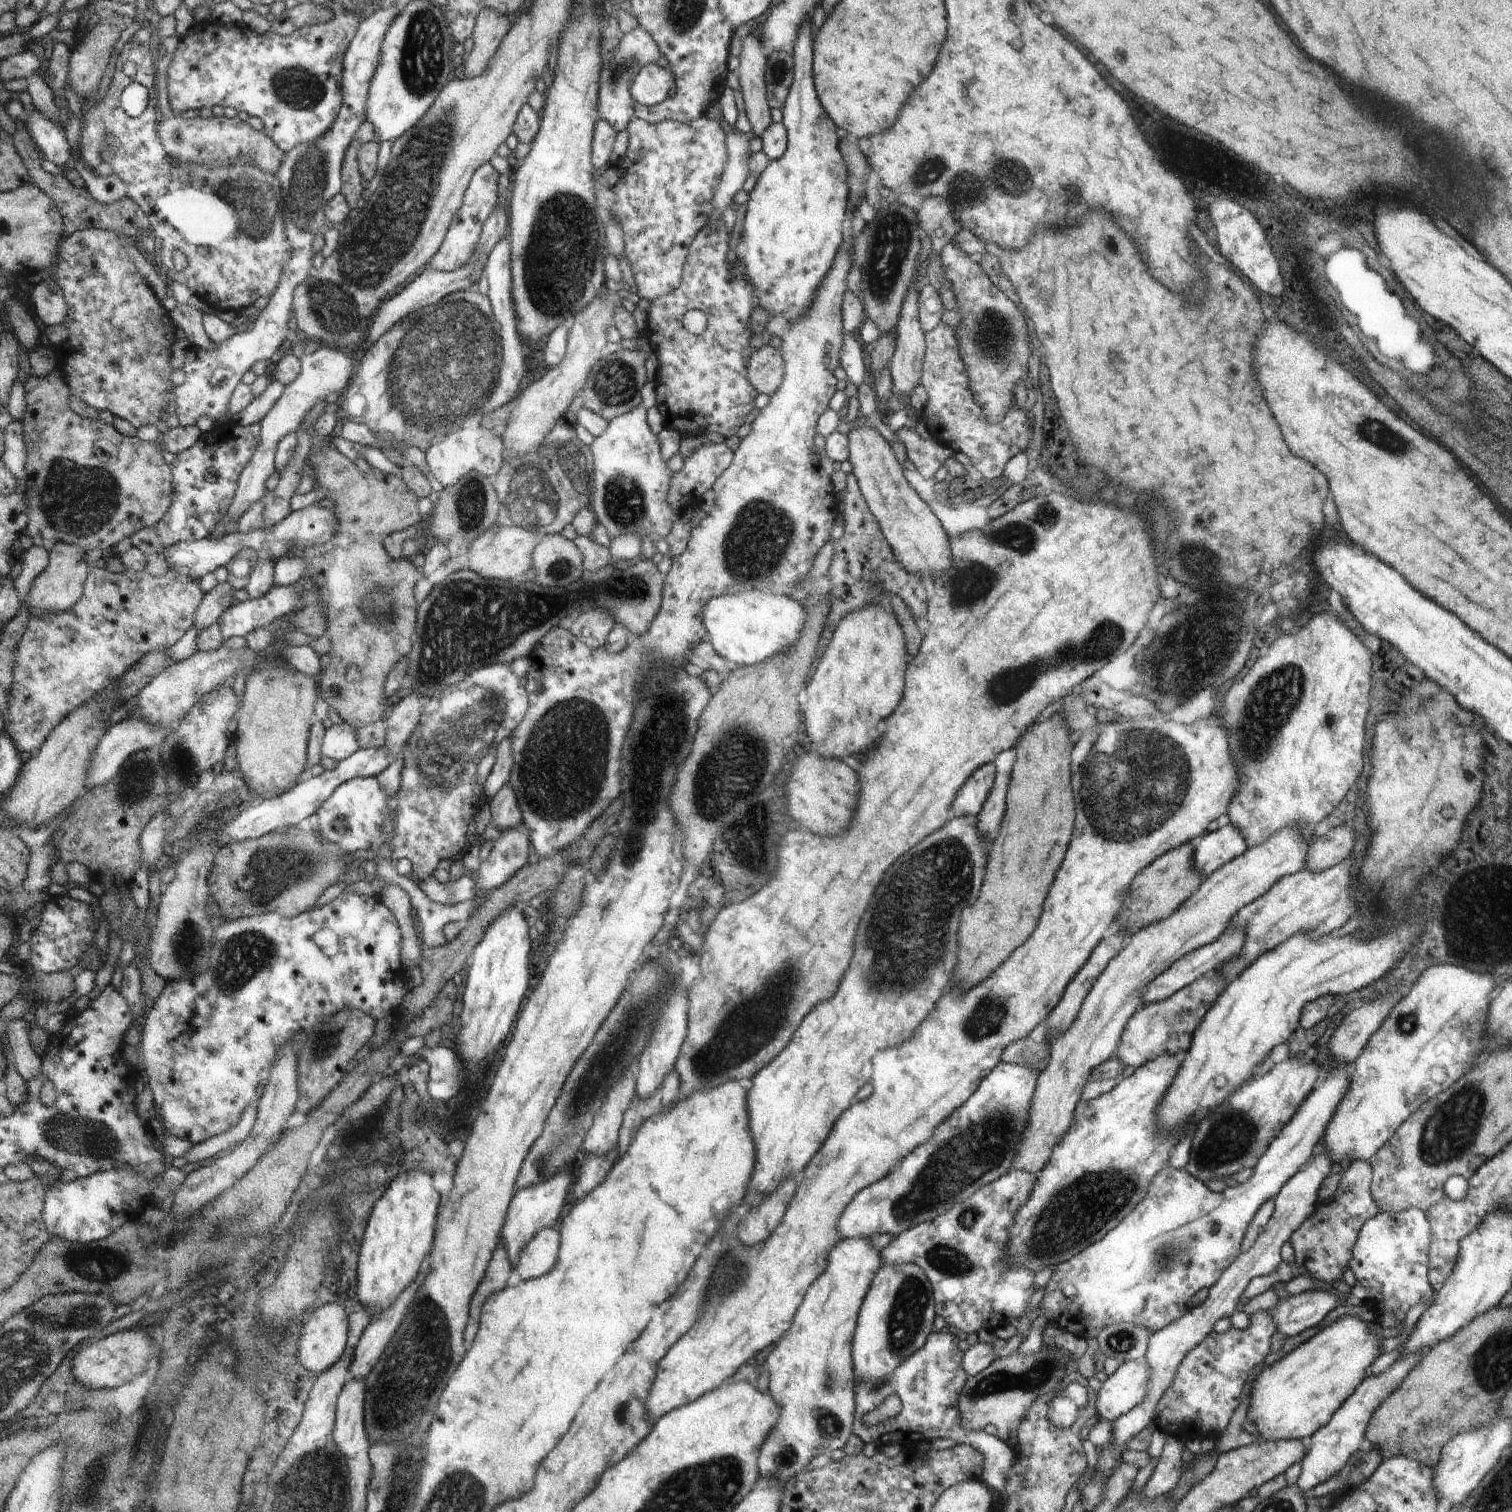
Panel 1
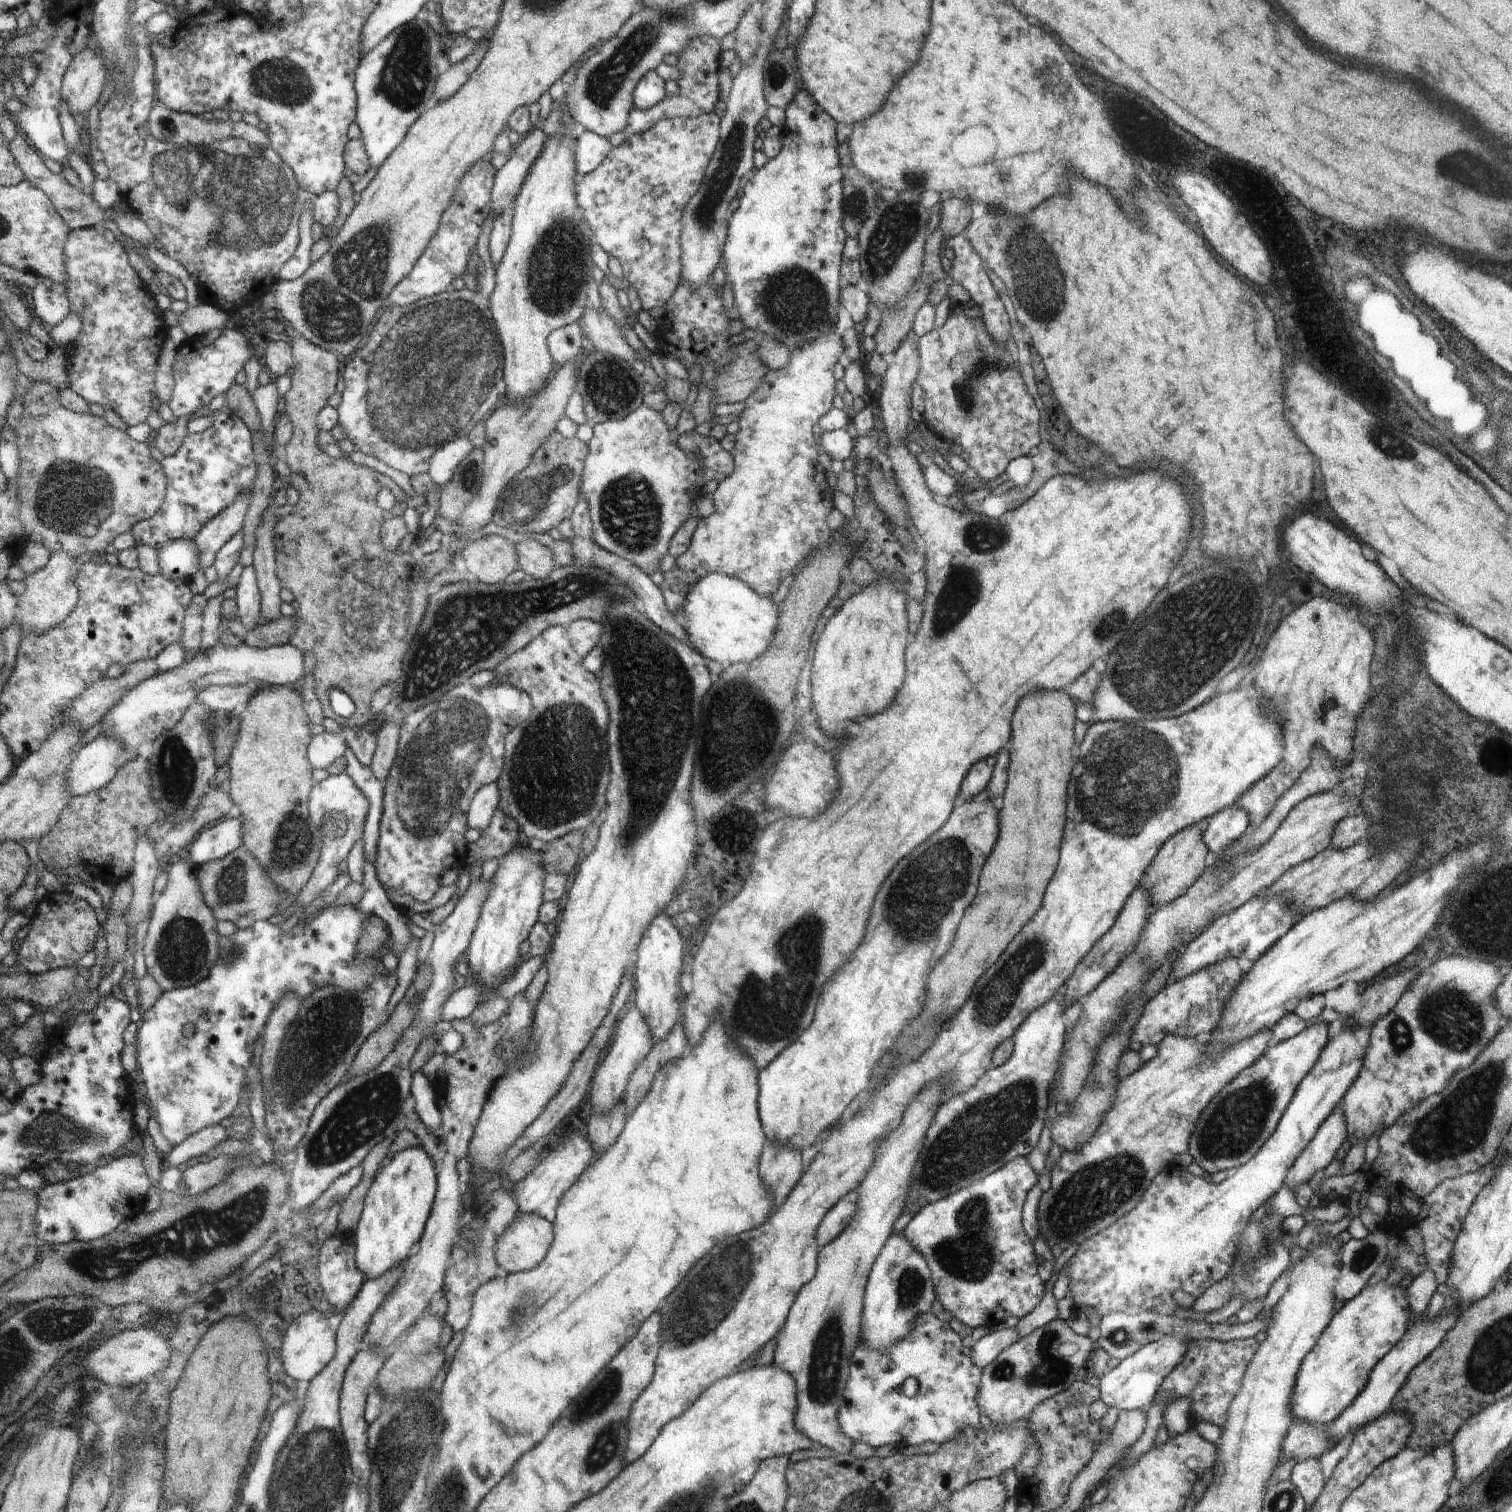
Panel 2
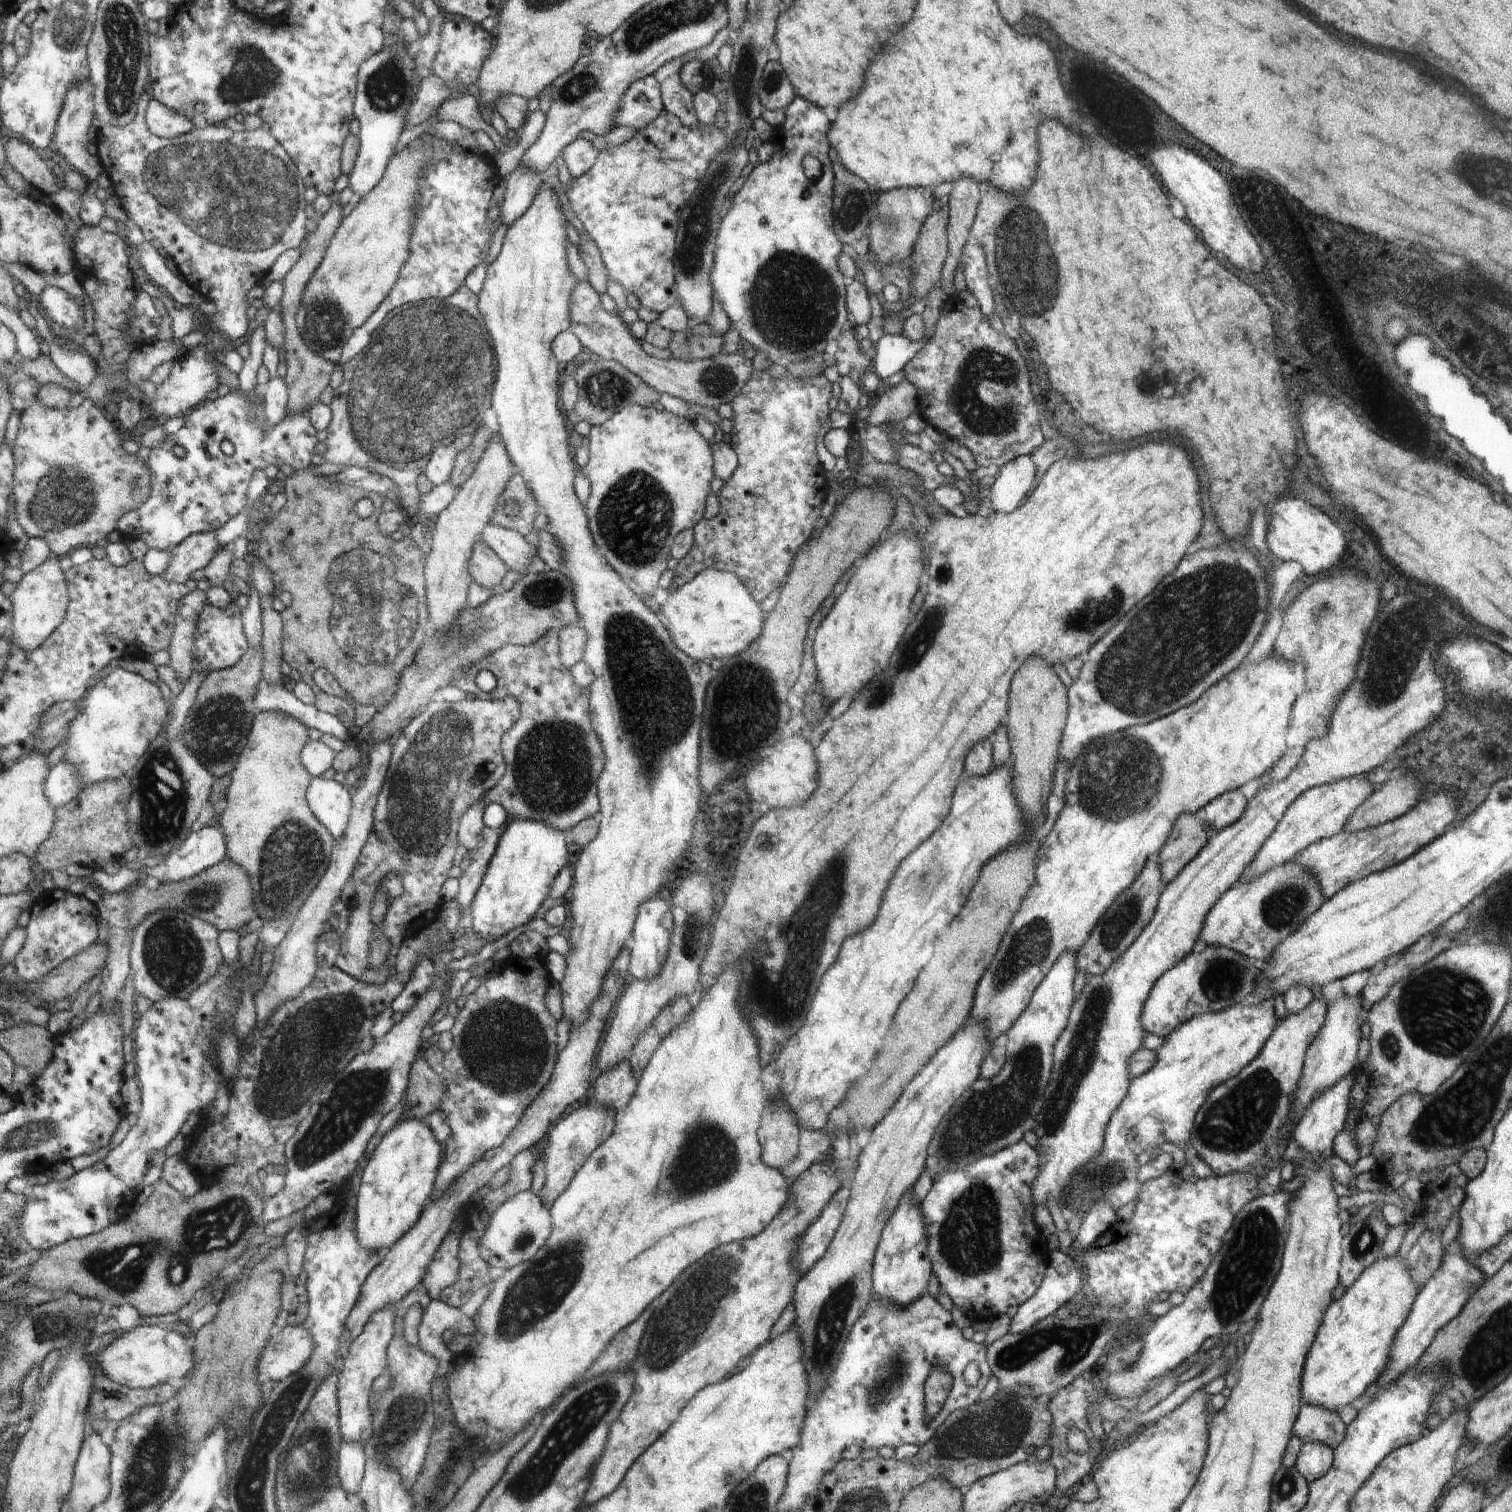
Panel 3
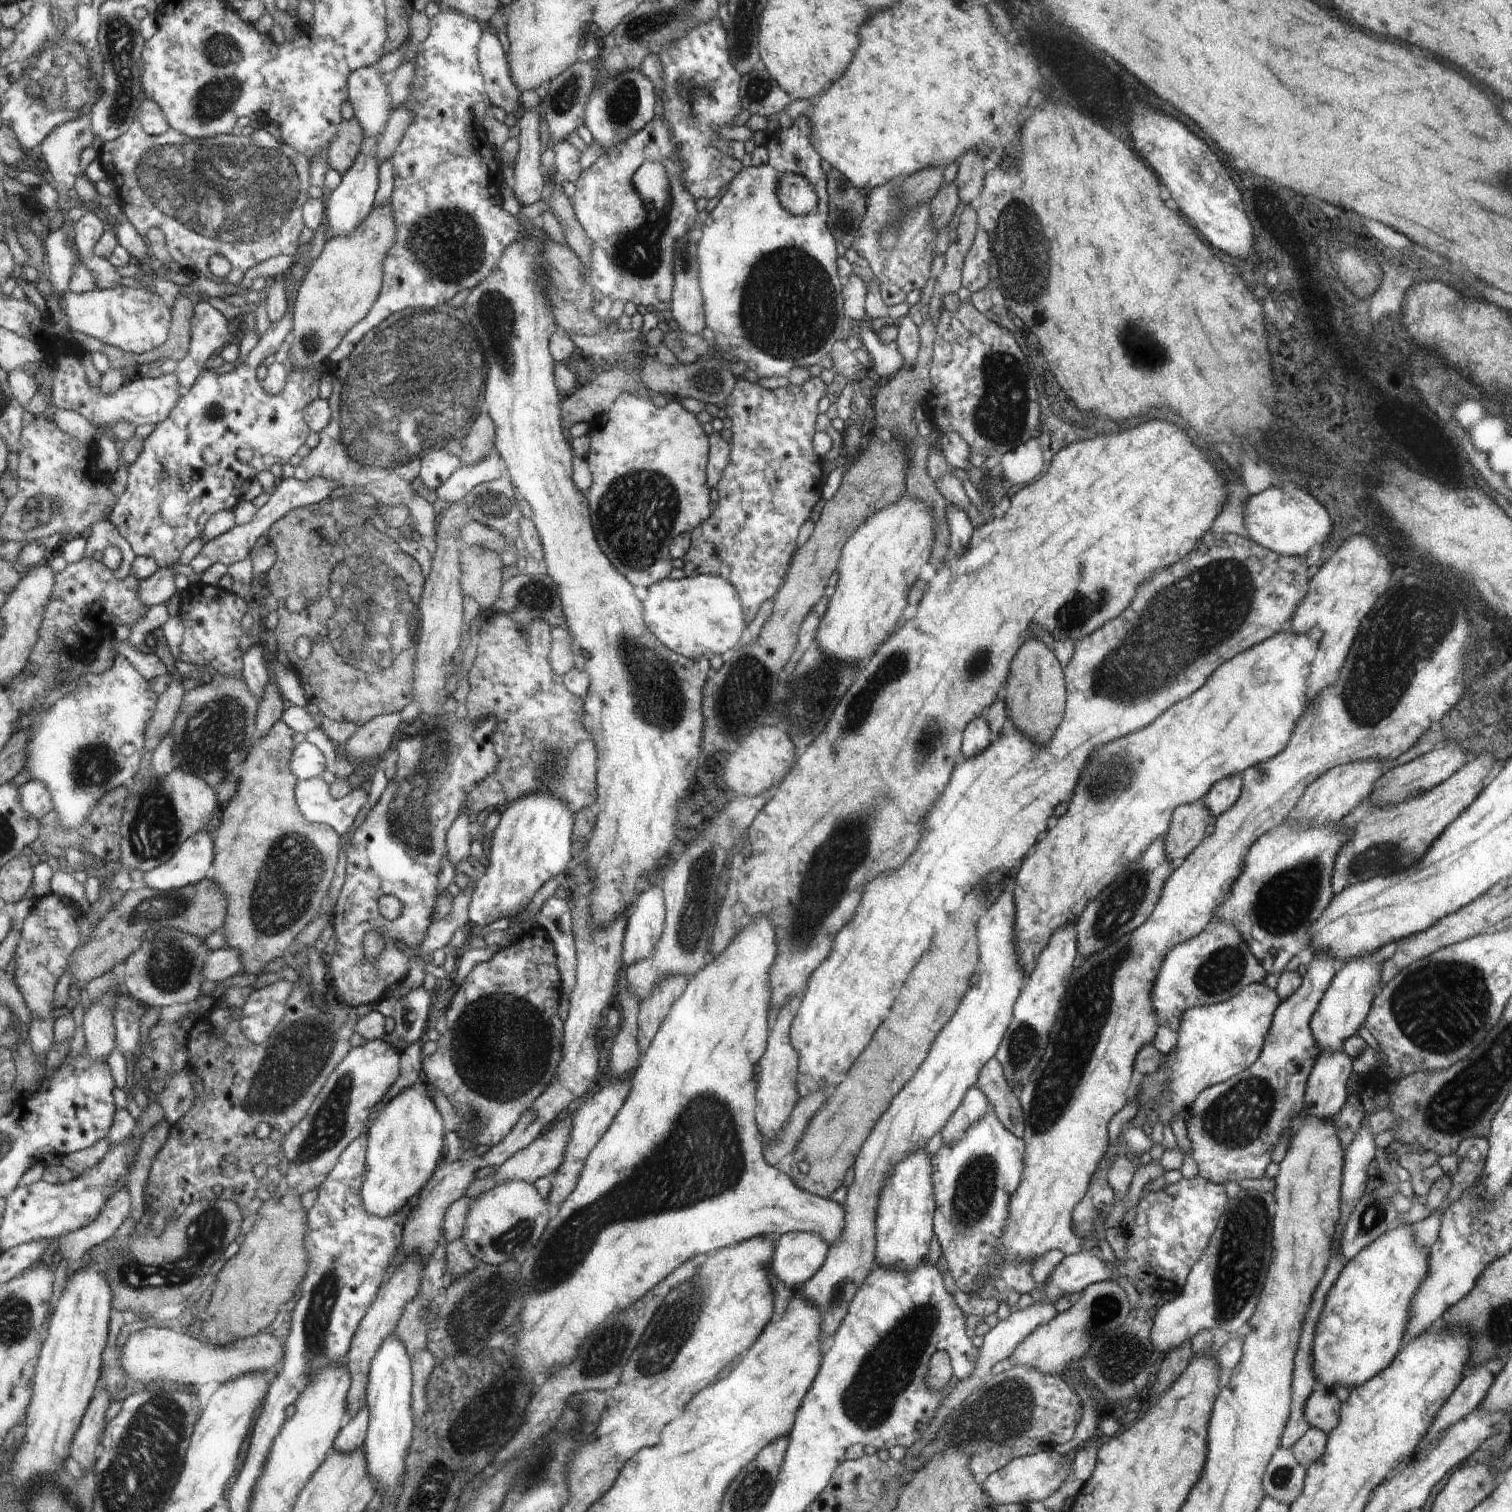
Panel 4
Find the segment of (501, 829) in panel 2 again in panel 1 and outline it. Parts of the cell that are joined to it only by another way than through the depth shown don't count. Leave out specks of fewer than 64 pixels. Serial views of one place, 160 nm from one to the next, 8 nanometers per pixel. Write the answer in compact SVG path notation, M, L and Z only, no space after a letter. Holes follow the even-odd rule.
M504 785L494 795L490 808L492 822L496 823L502 831L520 826L522 813L515 790L510 785Z

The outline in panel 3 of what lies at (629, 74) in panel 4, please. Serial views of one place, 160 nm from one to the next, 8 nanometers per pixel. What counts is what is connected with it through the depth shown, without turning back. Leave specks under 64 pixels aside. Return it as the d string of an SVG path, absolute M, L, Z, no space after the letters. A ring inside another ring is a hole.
M652 75L640 78L626 90L618 102L618 110L614 112L613 128L632 128L635 131L646 129L646 126L661 114L660 110L662 110L662 100L658 82Z

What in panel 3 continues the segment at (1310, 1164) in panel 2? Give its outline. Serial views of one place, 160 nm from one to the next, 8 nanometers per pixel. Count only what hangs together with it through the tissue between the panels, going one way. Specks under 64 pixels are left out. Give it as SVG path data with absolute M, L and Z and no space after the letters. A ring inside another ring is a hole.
M1345 1076L1338 1081L1330 1090L1327 1090L1320 1099L1314 1099L1301 1119L1295 1124L1295 1130L1292 1132L1293 1140L1306 1154L1318 1156L1320 1158L1326 1156L1332 1151L1332 1145L1337 1136L1343 1135L1344 1124L1346 1124L1347 1112L1349 1111L1350 1094L1352 1088L1352 1076Z

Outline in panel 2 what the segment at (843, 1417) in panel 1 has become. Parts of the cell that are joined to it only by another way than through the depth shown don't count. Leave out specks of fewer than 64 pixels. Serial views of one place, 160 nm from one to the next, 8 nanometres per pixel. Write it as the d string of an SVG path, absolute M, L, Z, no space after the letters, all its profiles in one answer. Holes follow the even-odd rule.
M947 1077L931 1083L921 1093L921 1096L910 1104L899 1128L881 1142L878 1150L875 1151L873 1168L869 1170L864 1182L854 1190L859 1196L859 1206L850 1226L836 1240L820 1248L820 1255L817 1257L817 1274L812 1281L802 1287L789 1313L789 1320L786 1321L785 1328L778 1334L772 1364L789 1373L797 1385L795 1427L812 1442L828 1446L838 1455L850 1453L855 1444L854 1440L841 1430L839 1409L845 1402L844 1394L850 1378L851 1358L858 1345L862 1343L861 1318L867 1280L876 1257L893 1234L892 1225L904 1210L905 1198L909 1193L909 1184L913 1178L913 1168L921 1153L926 1129L932 1124L934 1113L942 1104L942 1096L944 1096L947 1084Z

